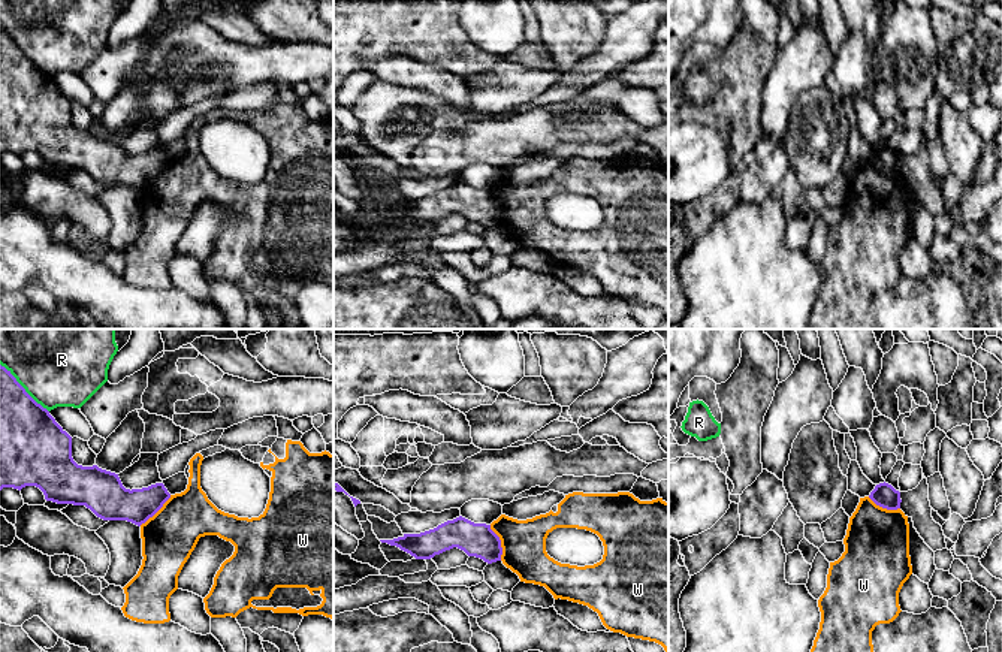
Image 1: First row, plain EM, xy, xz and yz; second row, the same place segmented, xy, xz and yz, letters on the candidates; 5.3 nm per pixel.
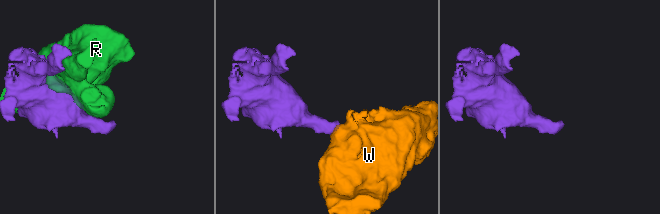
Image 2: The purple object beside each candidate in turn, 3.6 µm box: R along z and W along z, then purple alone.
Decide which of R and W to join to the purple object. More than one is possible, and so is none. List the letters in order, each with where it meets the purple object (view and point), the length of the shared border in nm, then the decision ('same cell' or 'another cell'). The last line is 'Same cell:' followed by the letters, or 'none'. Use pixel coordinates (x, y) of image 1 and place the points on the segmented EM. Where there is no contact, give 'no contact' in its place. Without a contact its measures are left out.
R: xy (24, 389) | 380 nm | another cell
W: xz (500, 543) | 200 nm | another cell
Same cell: none

